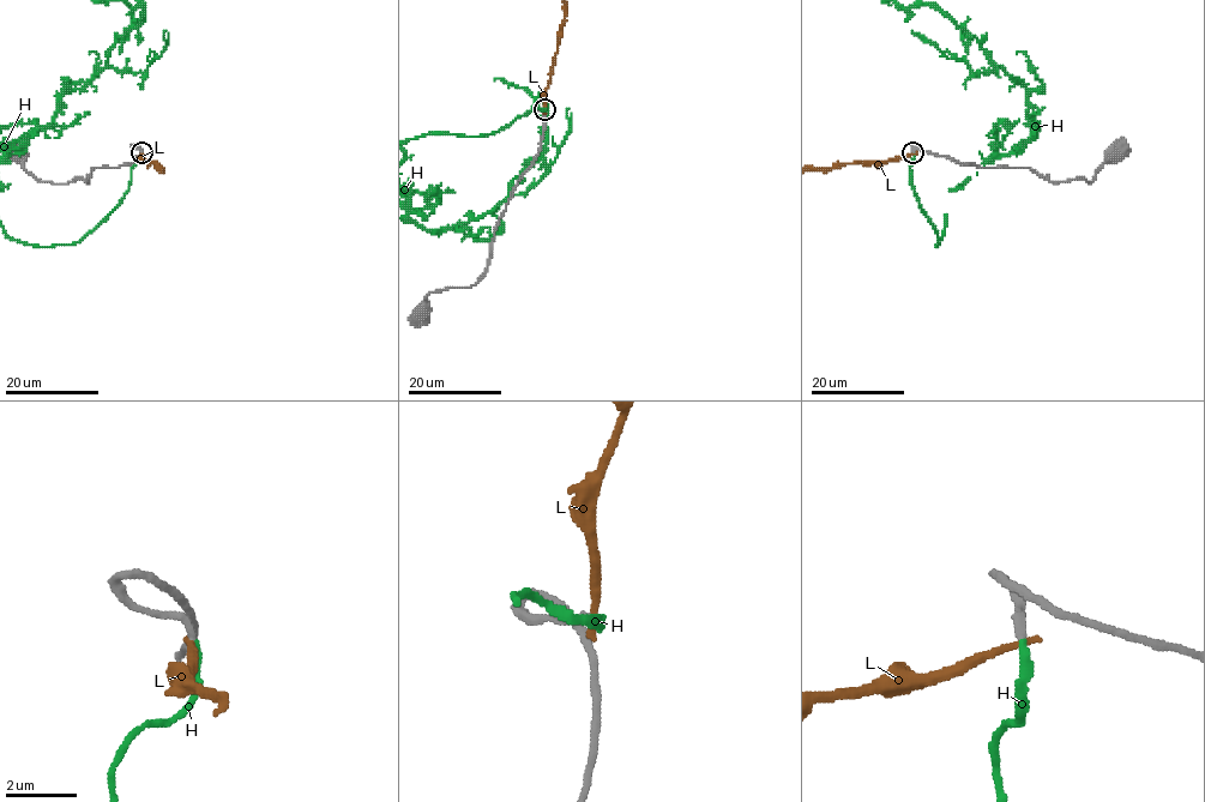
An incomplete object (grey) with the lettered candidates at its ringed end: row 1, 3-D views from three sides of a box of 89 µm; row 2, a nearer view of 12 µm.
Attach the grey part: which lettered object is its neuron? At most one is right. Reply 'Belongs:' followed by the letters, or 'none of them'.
Belongs: H

